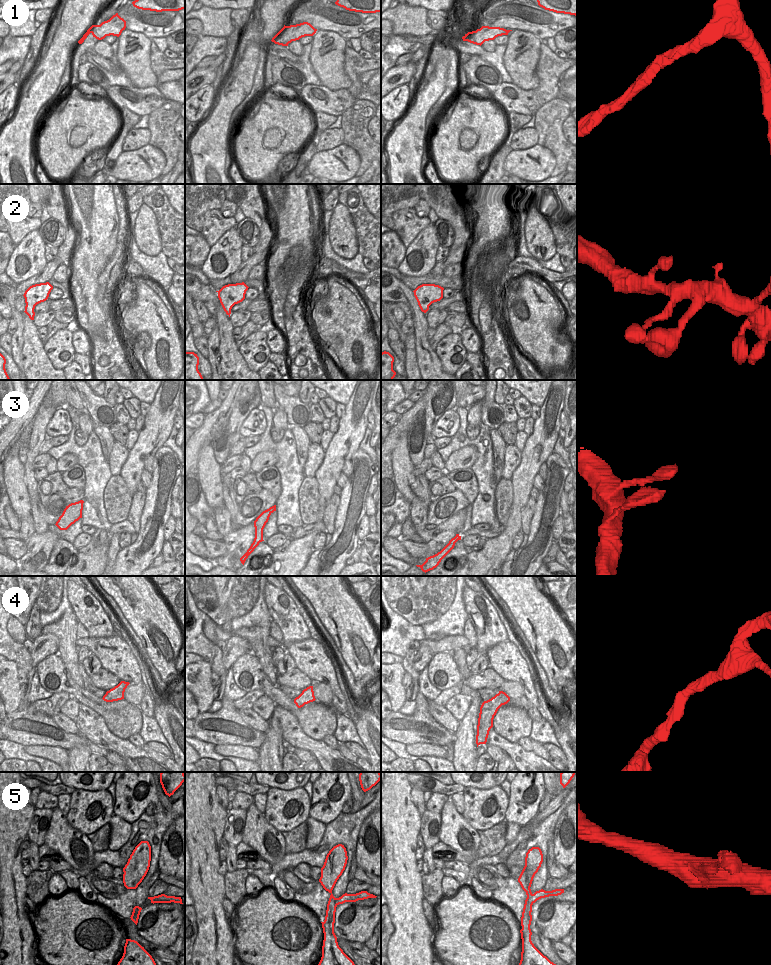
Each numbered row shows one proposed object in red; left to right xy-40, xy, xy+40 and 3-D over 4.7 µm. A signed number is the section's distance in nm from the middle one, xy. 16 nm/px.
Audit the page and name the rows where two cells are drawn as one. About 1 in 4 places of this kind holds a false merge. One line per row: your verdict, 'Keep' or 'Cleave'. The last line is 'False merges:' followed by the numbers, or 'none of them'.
1: Keep
2: Keep
3: Keep
4: Keep
5: Keep
False merges: none of them.

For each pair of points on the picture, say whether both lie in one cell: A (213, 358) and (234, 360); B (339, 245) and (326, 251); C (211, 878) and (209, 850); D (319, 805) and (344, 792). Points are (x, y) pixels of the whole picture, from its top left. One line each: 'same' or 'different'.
A: different
B: different
C: same
D: same

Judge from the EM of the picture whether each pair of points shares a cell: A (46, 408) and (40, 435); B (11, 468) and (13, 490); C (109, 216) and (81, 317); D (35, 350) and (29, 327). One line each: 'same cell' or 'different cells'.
A: same cell
B: same cell
C: different cells
D: same cell

